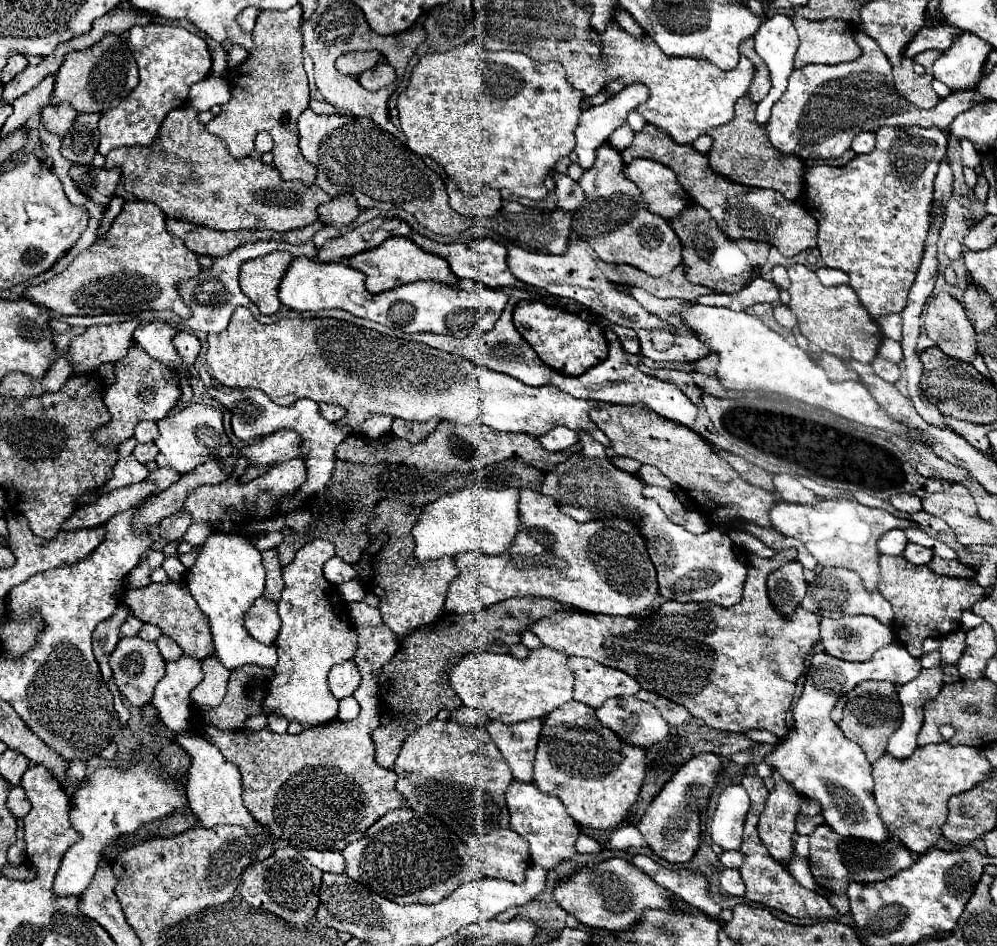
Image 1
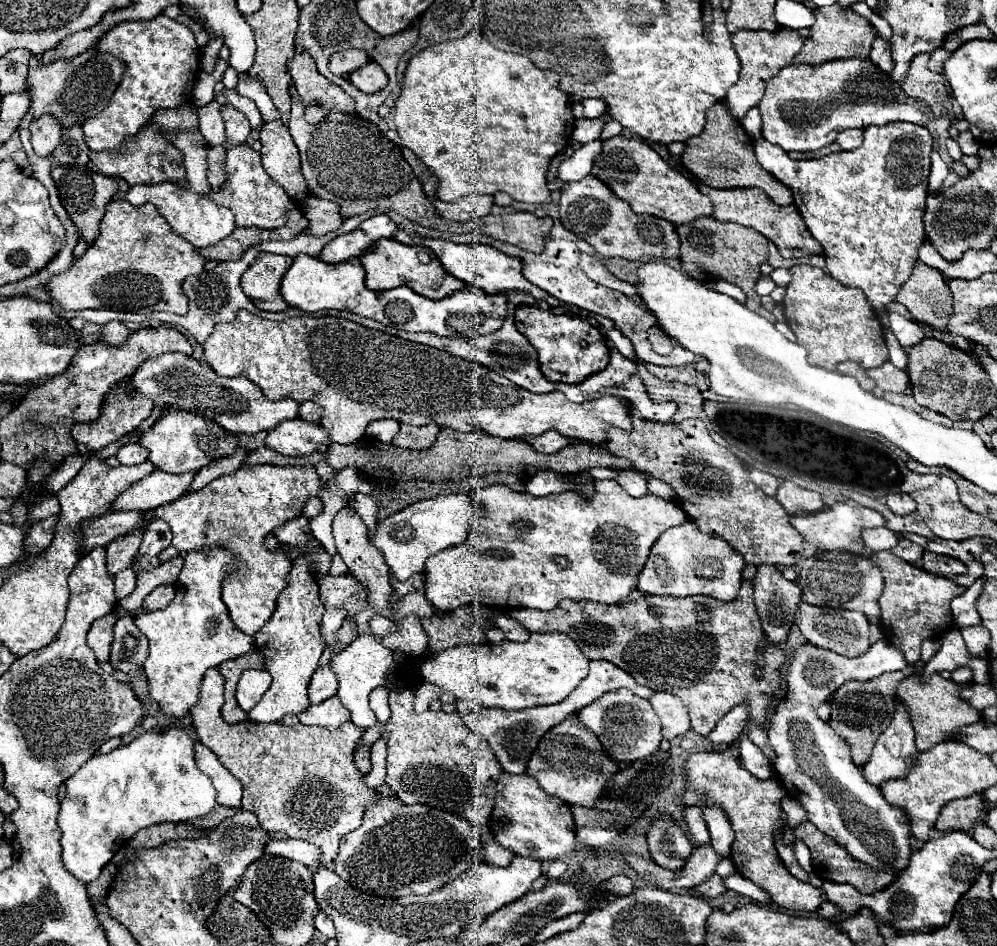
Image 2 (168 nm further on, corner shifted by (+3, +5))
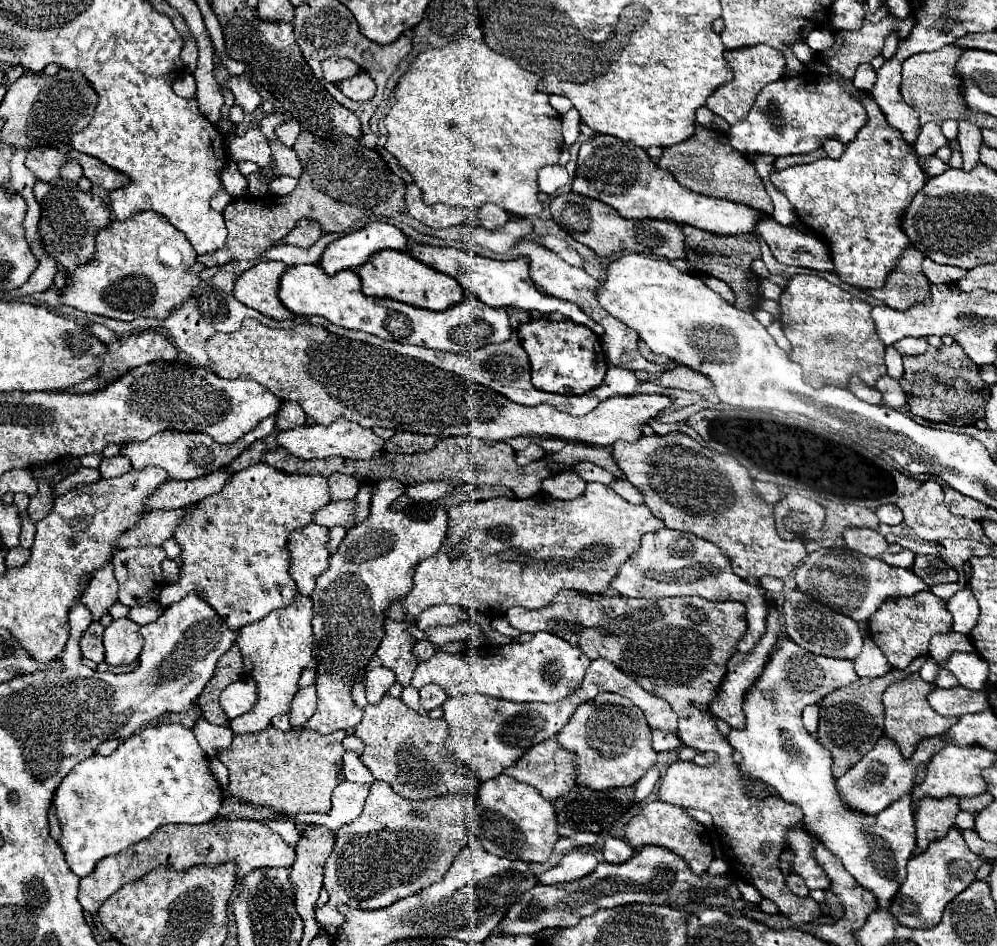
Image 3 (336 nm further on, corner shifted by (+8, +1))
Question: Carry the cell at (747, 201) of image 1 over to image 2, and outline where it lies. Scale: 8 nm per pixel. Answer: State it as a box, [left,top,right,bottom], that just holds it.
[652,144,822,258]

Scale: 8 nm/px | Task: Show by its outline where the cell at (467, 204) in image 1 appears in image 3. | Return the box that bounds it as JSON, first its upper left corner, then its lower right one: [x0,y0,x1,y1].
[405,184,471,228]

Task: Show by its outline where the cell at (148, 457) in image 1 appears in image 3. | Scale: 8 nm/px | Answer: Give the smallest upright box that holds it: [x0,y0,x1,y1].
[99,456,131,478]

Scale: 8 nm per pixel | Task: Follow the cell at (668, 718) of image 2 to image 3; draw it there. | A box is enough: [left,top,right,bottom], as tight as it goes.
[653,730,681,752]

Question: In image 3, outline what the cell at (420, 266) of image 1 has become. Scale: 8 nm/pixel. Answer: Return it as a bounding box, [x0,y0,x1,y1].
[359,250,463,312]

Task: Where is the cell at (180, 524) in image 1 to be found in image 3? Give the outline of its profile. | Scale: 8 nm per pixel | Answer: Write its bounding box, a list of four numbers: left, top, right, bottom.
[113,546,165,608]

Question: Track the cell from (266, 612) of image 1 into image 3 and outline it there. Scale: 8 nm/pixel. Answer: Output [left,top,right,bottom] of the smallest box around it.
[159,464,329,632]

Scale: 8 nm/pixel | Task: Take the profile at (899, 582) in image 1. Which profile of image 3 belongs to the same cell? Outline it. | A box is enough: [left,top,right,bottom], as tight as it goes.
[869,592,953,670]

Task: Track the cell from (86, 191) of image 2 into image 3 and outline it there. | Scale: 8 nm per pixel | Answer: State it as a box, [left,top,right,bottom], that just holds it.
[35,178,111,276]

